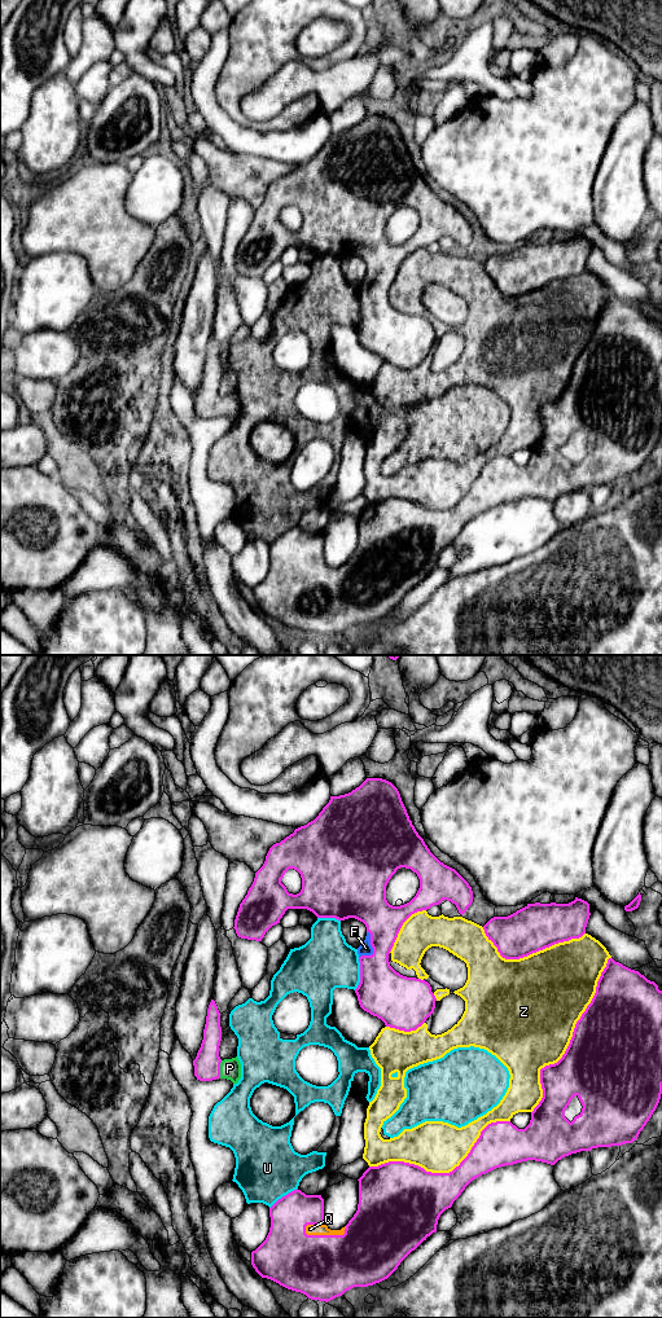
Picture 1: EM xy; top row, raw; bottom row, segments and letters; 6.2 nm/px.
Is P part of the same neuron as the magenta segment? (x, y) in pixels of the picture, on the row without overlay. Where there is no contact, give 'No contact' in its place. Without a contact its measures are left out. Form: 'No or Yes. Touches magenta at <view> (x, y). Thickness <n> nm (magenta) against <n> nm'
Yes. Touches magenta at xy (219, 407). Thickness 160 nm (magenta) against 130 nm

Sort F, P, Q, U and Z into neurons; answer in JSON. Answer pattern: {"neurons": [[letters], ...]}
{"neurons": [["F", "P", "Q"], ["U"], ["Z"]]}

